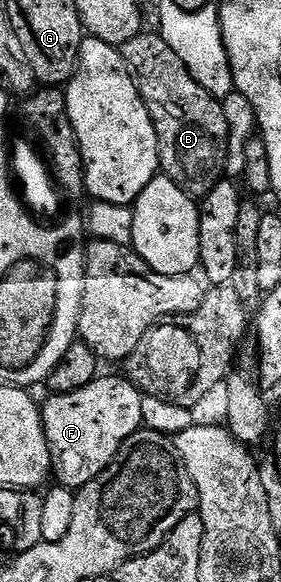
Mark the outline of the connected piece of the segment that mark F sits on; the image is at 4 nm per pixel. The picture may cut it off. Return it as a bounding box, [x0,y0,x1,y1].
[41,376,143,491]

